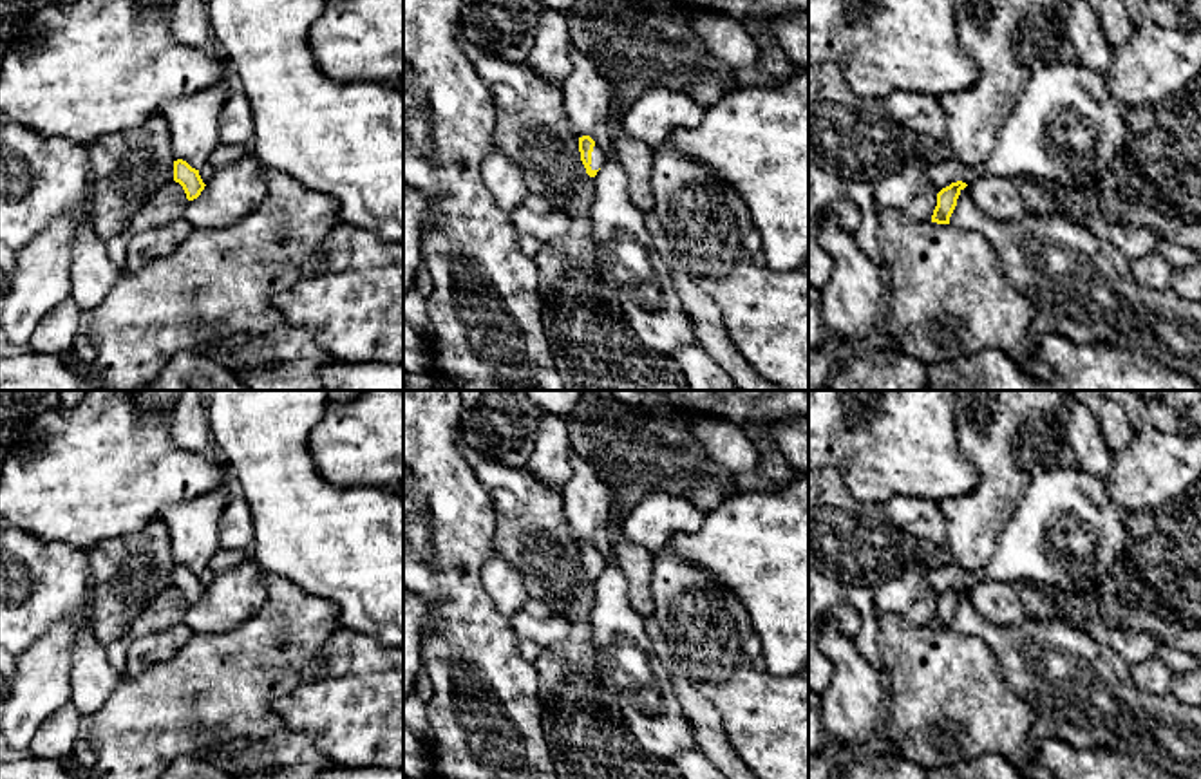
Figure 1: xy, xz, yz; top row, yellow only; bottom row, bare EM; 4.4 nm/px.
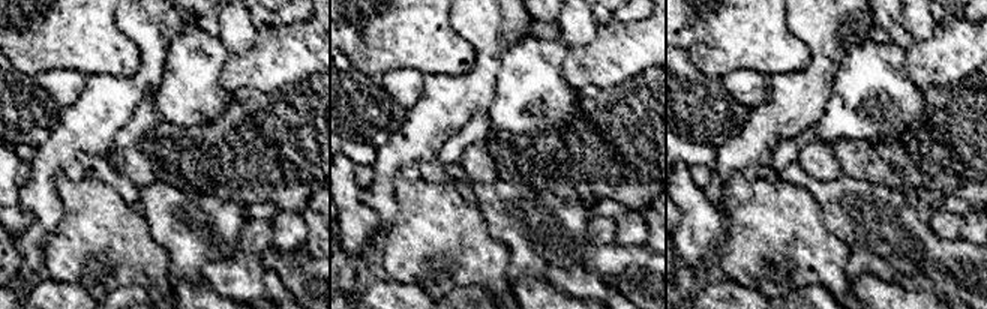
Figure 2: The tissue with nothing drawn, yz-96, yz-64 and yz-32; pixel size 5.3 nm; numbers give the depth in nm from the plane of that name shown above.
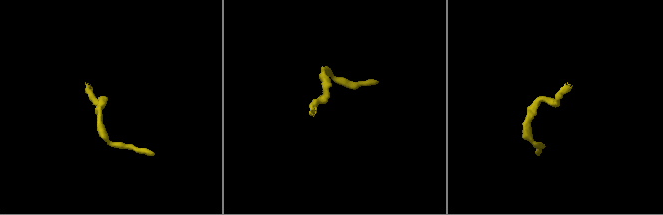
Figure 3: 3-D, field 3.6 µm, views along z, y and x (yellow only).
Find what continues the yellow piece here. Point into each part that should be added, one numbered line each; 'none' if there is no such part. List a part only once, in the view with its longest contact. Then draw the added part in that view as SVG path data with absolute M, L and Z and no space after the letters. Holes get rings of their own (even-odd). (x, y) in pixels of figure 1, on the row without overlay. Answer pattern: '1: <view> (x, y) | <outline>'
1: xz (597, 561) | M599 549L593 551L593 557L591 557L591 575L599 575L606 566L606 560L602 557L602 553Z

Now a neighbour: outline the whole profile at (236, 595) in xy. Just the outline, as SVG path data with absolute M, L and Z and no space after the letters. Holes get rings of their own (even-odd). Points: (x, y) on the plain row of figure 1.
M253 557L215 575L201 600L188 605L183 622L195 634L222 634L251 618L266 602L266 571Z

